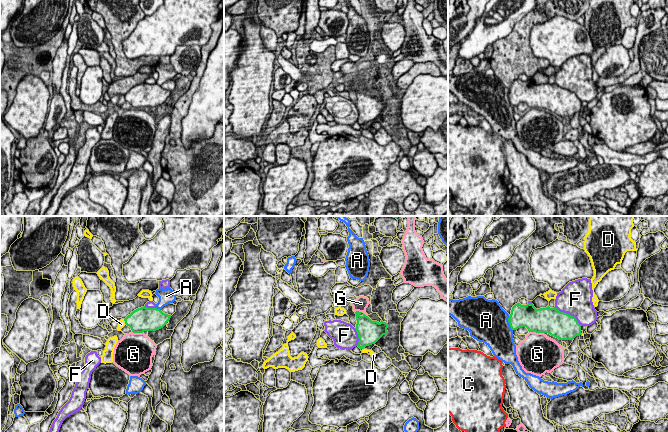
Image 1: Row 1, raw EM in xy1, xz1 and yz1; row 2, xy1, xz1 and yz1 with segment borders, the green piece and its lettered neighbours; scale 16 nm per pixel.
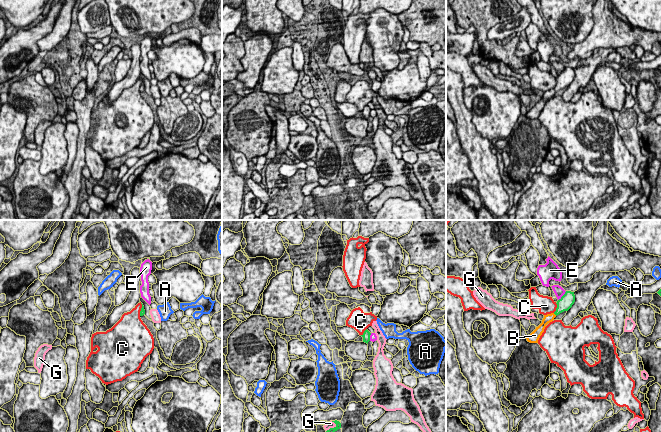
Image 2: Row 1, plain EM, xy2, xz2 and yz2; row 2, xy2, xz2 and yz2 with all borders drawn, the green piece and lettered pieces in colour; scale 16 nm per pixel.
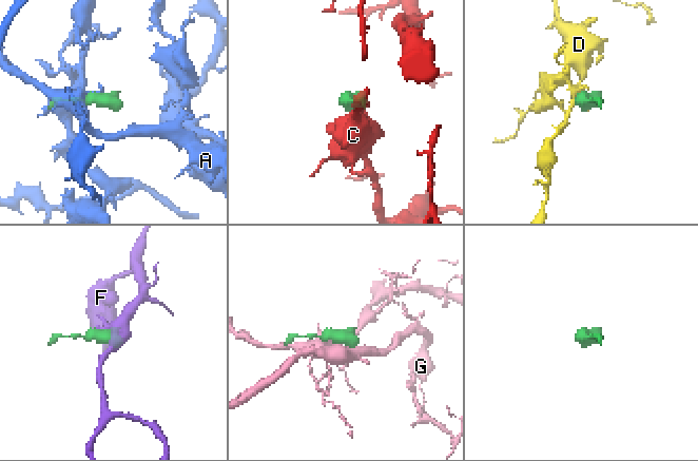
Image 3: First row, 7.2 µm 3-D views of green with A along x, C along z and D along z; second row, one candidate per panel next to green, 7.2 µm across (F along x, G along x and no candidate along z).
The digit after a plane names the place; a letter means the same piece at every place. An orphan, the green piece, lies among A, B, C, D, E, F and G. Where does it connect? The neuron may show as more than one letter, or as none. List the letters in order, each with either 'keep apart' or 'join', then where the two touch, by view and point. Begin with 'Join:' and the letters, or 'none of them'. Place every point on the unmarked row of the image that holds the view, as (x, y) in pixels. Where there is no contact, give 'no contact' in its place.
Join: B
A: keep apart; meets green in yz1 at (509, 99)
B: join; meets green in yz2 at (555, 90)
C: keep apart; meets green in yz2 at (556, 84)
D: keep apart; meets green in xy1 at (125, 98)
E: keep apart; meets green in yz2 at (562, 72)
F: keep apart; meets green in yz1 at (568, 90)
G: keep apart; meets green in xz2 at (332, 204)

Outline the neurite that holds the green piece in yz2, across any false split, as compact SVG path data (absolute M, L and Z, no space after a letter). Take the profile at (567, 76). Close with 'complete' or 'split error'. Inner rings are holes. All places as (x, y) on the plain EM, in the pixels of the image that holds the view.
M566 67L565 70L557 77L557 84L554 89L544 91L542 99L536 103L536 105L527 112L527 117L530 119L538 119L538 116L546 101L554 96L554 94L564 87L568 87L575 78L574 68Z | split error

